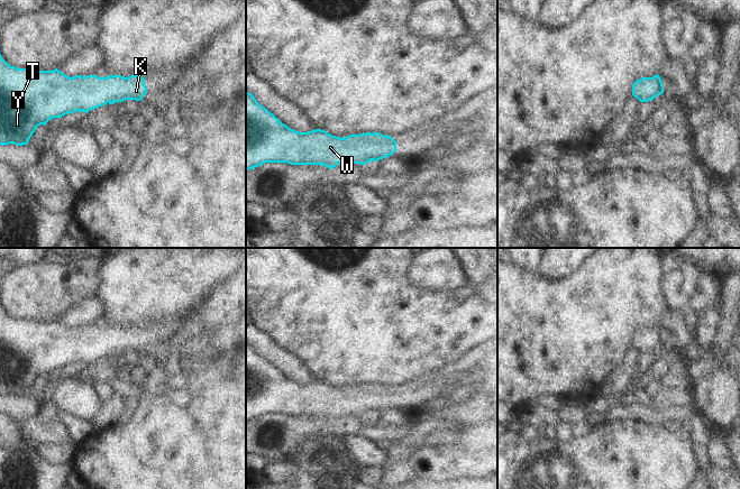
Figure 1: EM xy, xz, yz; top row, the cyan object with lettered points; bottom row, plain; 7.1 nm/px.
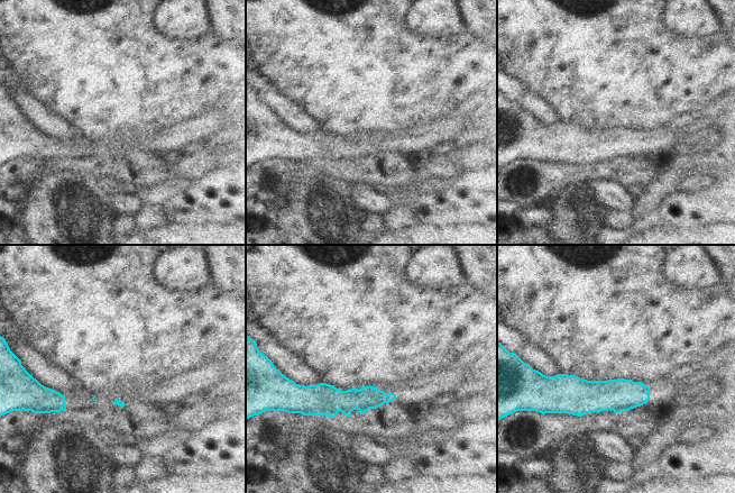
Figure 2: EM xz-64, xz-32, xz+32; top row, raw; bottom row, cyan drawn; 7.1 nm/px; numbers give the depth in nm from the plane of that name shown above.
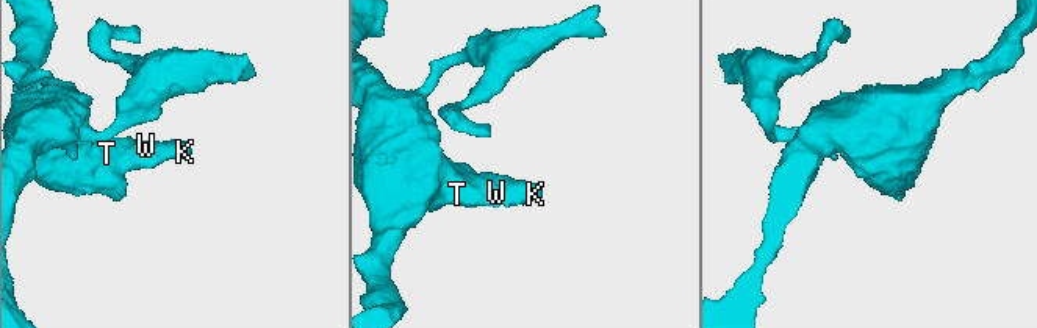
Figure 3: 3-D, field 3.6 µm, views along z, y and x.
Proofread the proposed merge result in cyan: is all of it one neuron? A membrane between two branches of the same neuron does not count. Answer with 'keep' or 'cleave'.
keep

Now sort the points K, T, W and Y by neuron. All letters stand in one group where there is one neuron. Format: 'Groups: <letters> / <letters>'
Groups: K T W Y.

